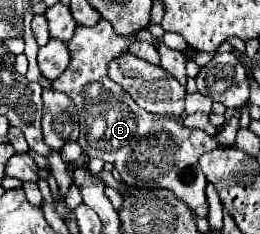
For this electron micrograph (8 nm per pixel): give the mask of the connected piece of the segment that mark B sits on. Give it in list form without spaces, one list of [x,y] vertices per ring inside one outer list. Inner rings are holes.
[[[105,19],[93,27],[77,27],[73,39],[67,43],[71,51],[71,63],[69,67],[53,81],[53,87],[71,95],[75,107],[79,109],[79,125],[81,125],[81,135],[79,135],[79,145],[85,149],[89,157],[99,157],[107,163],[113,163],[113,167],[121,173],[121,179],[127,187],[133,189],[171,189],[179,201],[189,205],[197,215],[207,217],[207,197],[205,197],[205,175],[201,173],[201,167],[197,163],[199,155],[205,151],[221,147],[211,135],[207,135],[203,129],[189,129],[183,125],[183,119],[175,117],[161,117],[161,115],[151,115],[143,111],[127,91],[119,89],[117,83],[113,83],[107,75],[107,63],[115,59],[117,55],[125,53],[129,45],[133,43],[131,37],[117,35]]]

